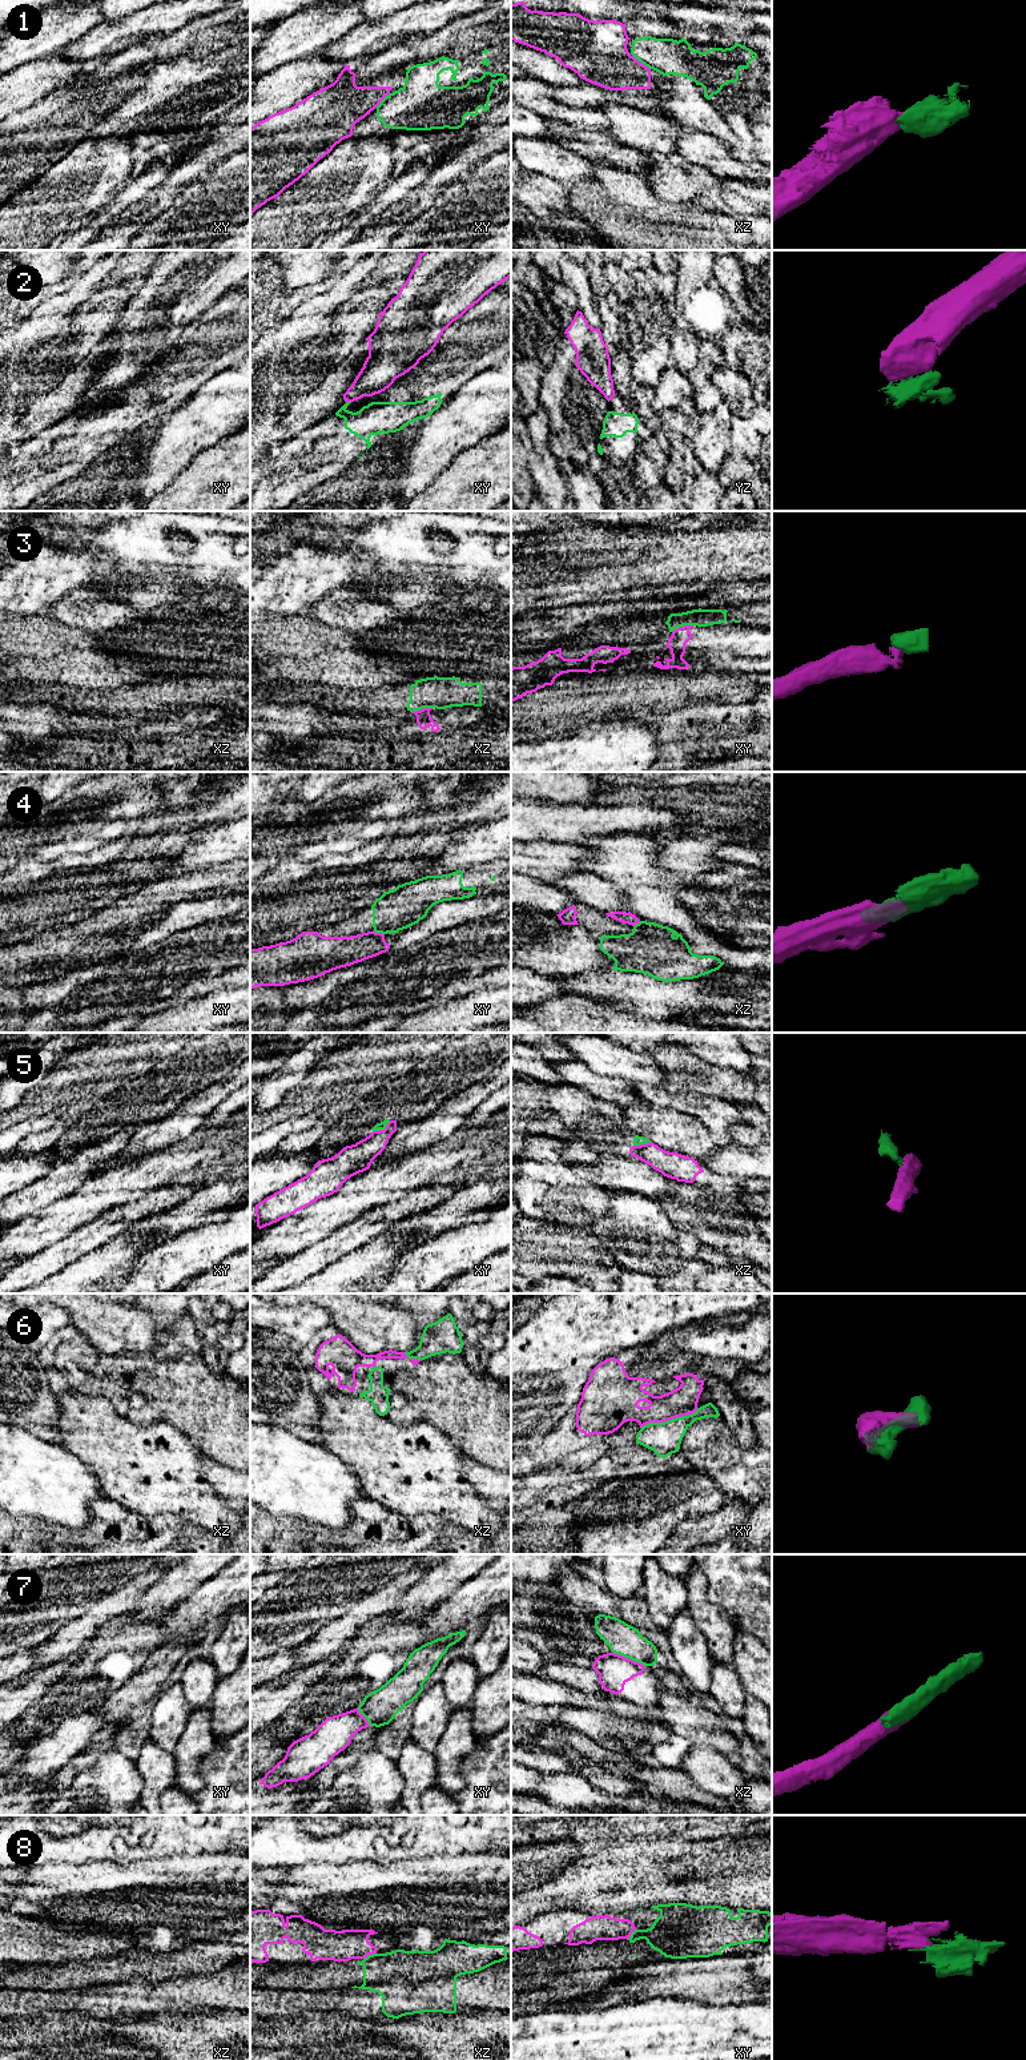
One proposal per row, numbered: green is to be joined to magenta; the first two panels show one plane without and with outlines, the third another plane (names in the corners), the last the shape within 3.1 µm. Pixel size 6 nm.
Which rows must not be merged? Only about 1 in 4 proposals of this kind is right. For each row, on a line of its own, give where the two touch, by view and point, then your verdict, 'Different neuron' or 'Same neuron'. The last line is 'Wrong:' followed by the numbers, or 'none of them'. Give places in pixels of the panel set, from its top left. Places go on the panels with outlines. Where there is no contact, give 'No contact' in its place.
1: Touches magenta at xz (640, 63). Different neuron
2: Touches magenta at xy (349, 401). Different neuron
3: Touches magenta at xy (682, 627). Different neuron
4: Touches magenta at xy (379, 933). Same neuron
5: Touches magenta at xy (382, 1130). Different neuron
6: Touches magenta at xy (670, 1419). Same neuron
7: Touches magenta at xz (628, 1658). Different neuron
8: Touches magenta at xz (369, 1954). Different neuron
Wrong: 1, 2, 3, 5, 7, 8

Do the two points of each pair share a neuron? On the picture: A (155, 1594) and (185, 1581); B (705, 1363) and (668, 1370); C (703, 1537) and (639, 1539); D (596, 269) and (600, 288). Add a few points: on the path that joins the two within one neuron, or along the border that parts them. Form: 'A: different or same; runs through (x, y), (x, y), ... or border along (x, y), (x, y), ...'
A: same; runs through (163, 1594), (177, 1582)
B: same; runs through (696, 1366), (678, 1366)
C: different; border along (692, 1520), (684, 1520), (670, 1536)
D: same; runs through (596, 273), (599, 284)

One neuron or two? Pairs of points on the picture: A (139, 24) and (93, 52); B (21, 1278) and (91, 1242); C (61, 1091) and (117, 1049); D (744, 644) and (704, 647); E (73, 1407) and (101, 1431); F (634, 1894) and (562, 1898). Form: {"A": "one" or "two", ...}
{"A": "one", "B": "one", "C": "one", "D": "one", "E": "one", "F": "one"}

